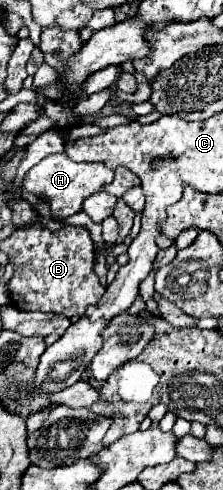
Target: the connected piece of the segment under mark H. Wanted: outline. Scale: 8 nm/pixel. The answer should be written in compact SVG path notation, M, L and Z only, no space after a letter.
M64 152L50 154L44 160L40 160L34 168L28 170L22 182L22 190L36 194L42 198L54 218L68 218L82 210L82 200L94 192L100 192L104 184L108 184L114 178L114 170L106 168L102 162L72 162Z

